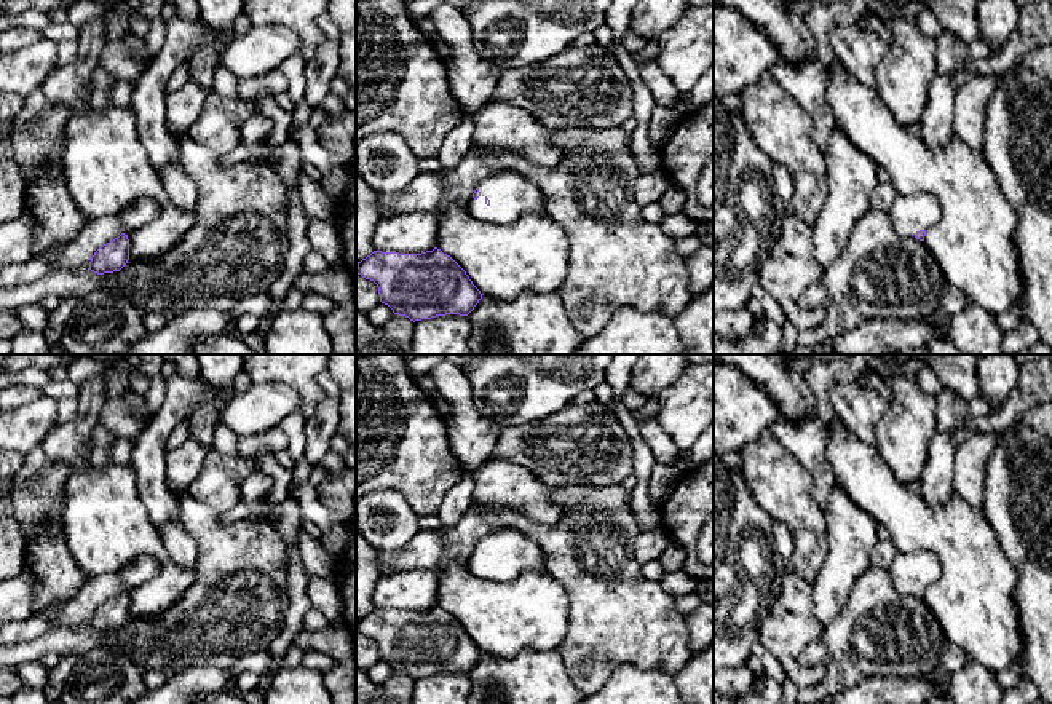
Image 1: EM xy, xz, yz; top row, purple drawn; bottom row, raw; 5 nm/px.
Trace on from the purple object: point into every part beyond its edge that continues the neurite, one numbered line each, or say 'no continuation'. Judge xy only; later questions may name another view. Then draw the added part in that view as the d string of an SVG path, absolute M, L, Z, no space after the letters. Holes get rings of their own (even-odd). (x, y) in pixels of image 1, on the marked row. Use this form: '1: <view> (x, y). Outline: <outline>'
1: xy (133, 217). Outline: M144 198L126 209L123 209L117 217L123 225L123 233L129 236L139 230L142 225L152 222L153 219L161 216L161 209L156 201Z

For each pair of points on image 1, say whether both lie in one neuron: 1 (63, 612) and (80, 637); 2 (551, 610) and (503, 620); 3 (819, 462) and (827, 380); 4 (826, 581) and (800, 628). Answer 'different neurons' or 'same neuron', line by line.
1: different neurons
2: same neuron
3: same neuron
4: different neurons

